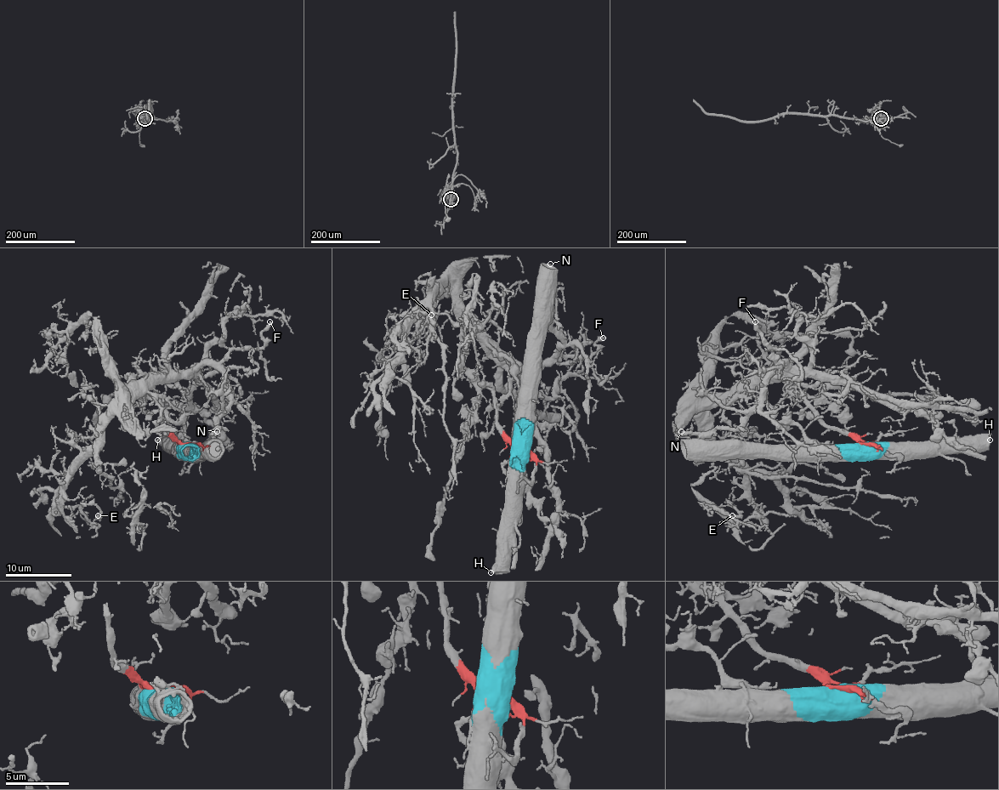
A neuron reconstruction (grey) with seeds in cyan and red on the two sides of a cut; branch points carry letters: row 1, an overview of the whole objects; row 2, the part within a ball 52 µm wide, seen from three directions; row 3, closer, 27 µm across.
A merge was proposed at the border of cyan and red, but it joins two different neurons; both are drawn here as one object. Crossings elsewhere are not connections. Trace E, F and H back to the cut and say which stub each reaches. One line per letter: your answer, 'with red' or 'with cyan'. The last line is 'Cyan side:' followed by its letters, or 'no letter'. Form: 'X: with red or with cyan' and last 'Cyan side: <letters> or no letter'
E: with red
F: with red
H: with cyan
Cyan side: H

